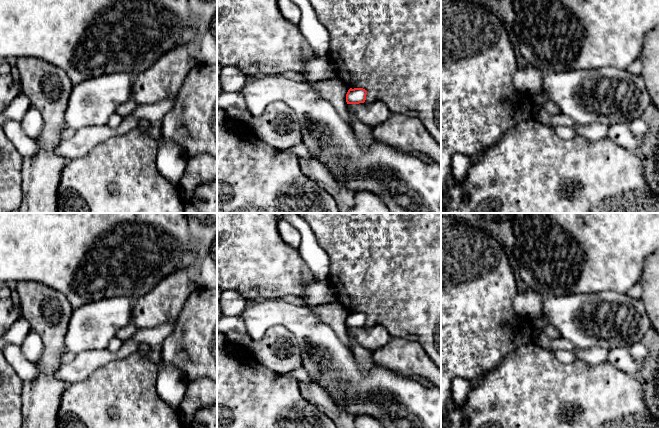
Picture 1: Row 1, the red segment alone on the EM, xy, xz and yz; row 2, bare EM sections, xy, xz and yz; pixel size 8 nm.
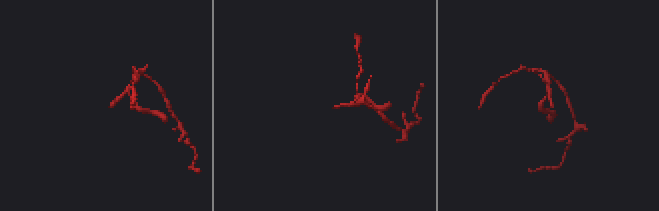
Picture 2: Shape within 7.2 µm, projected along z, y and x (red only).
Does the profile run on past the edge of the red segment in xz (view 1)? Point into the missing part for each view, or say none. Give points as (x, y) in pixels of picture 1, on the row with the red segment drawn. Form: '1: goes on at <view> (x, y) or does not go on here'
1: does not go on here

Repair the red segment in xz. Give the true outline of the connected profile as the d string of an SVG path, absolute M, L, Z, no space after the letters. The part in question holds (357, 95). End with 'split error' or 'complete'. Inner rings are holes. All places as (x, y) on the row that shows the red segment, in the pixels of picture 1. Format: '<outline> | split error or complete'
M350 88L346 94L347 104L364 103L366 100L367 91L363 88Z | complete

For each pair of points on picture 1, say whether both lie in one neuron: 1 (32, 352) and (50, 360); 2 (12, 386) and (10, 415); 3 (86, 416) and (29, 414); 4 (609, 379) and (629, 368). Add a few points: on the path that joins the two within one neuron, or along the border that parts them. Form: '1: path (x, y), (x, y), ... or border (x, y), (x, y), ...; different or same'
1: border (38, 333), (42, 340), (44, 351), (35, 363); different
2: path (10, 393), (10, 408); same
3: border (63, 392), (56, 417); different
4: border (607, 360), (615, 367), (633, 376); different

